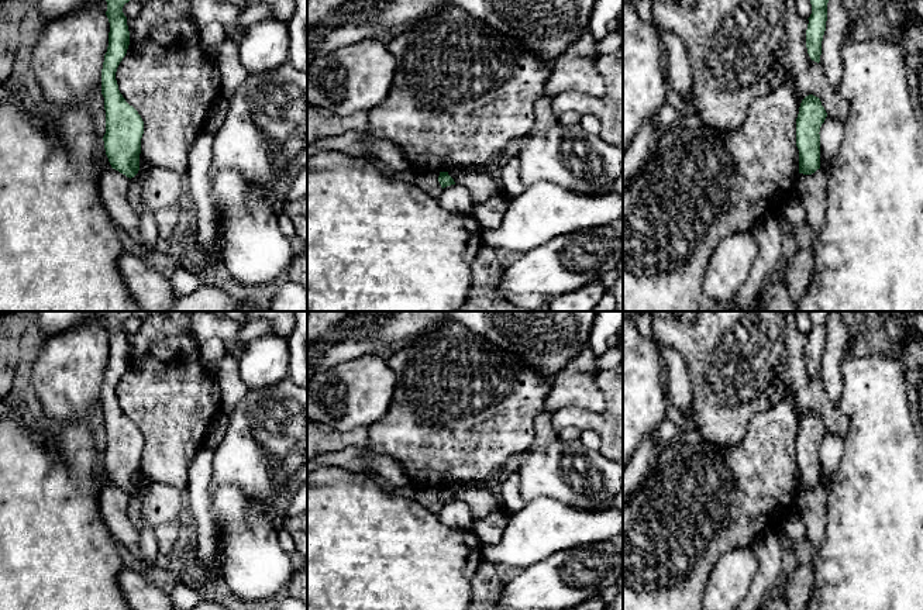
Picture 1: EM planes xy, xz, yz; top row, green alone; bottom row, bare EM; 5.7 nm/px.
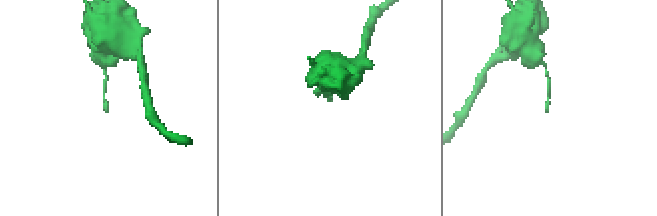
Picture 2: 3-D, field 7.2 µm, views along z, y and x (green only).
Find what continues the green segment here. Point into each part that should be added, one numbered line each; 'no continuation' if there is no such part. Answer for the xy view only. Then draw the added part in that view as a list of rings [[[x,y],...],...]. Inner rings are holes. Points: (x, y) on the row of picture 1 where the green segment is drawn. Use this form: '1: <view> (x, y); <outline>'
no continuation

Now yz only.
no continuation

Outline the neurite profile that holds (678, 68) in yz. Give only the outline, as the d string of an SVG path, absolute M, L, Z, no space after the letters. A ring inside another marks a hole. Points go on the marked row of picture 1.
M662 31L661 41L667 48L667 80L686 106L685 120L698 121L699 107L692 99L692 66L685 44L678 34Z

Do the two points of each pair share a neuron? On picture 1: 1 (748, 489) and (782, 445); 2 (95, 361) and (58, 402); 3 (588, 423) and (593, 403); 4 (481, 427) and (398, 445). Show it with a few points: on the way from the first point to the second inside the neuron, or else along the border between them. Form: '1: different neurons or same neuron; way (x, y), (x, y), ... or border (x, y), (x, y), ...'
1: same neuron; way (758, 478), (764, 464), (771, 457)
2: same neuron; way (85, 371), (66, 392)
3: different neurons; border (598, 381), (605, 399), (602, 410), (558, 410)
4: same neuron; way (460, 427), (419, 431)

